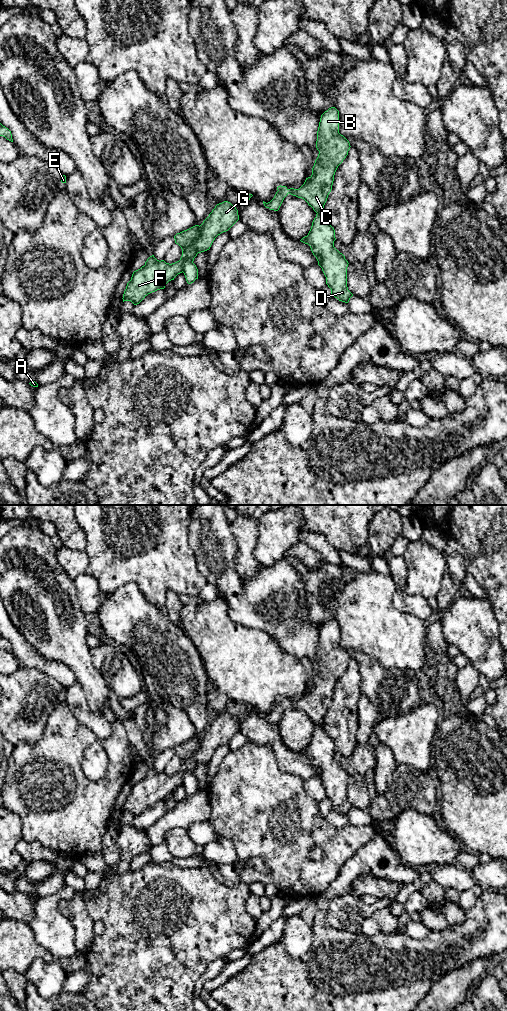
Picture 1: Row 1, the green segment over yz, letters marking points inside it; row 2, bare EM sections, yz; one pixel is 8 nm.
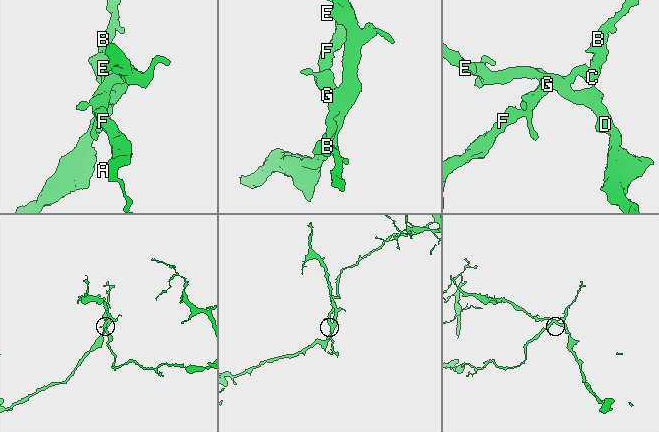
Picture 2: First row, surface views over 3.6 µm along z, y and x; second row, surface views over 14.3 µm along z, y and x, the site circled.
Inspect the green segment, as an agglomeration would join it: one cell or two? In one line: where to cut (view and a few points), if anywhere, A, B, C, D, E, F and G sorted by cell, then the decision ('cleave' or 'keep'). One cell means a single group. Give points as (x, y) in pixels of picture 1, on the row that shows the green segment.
cut yz (200, 226), (201, 233), (182, 249); groups A B C F G / D E; cleave

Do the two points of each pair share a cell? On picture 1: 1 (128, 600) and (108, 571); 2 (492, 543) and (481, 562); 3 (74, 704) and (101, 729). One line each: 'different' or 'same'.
1: different
2: same
3: same

